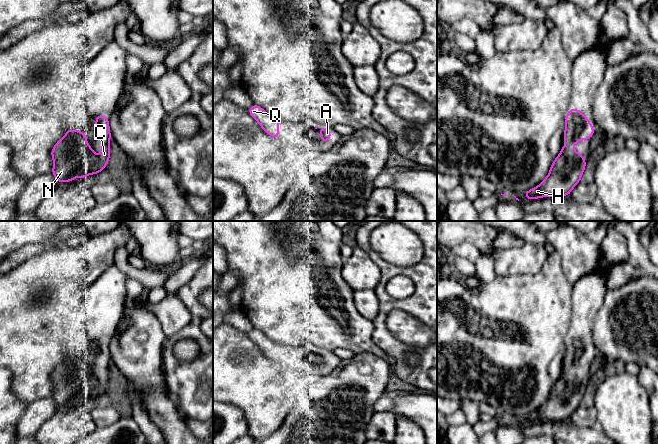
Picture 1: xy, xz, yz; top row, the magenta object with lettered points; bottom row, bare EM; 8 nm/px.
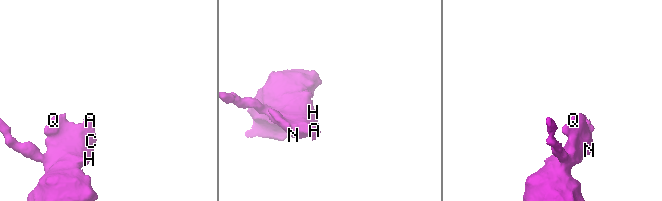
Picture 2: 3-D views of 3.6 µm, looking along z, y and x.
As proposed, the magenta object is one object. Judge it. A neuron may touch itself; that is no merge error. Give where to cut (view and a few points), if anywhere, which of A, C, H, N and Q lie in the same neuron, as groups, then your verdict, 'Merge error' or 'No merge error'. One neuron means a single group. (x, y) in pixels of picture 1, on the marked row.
No split. Groups: A C H N Q. No merge error

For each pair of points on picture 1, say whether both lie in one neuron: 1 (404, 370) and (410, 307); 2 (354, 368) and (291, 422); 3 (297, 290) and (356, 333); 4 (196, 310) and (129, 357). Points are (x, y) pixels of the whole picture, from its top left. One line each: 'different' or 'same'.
1: same
2: same
3: same
4: different

